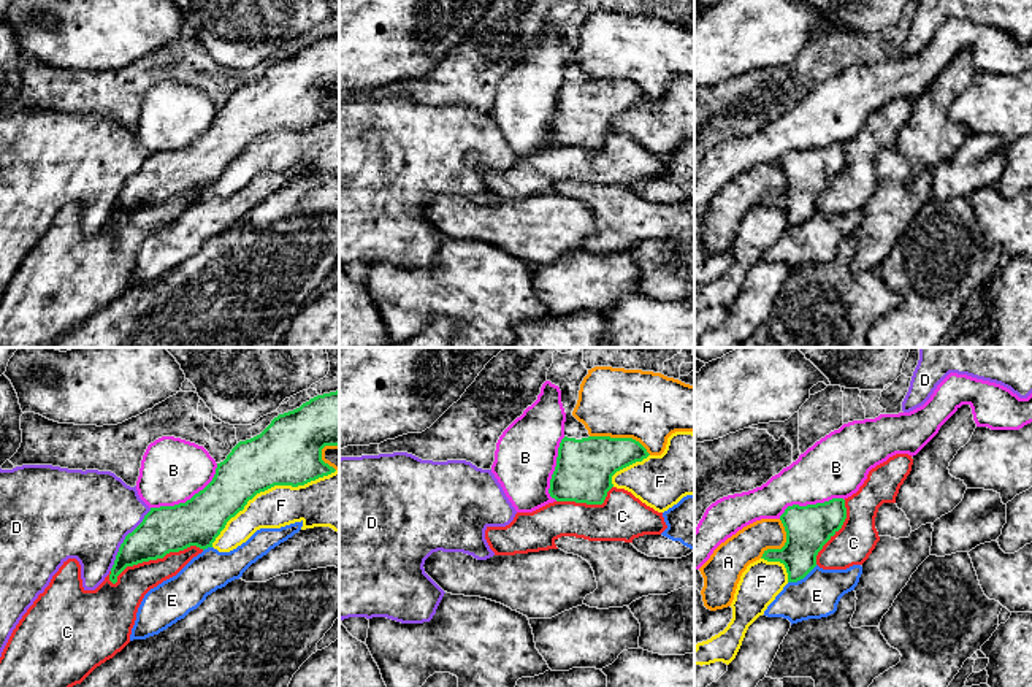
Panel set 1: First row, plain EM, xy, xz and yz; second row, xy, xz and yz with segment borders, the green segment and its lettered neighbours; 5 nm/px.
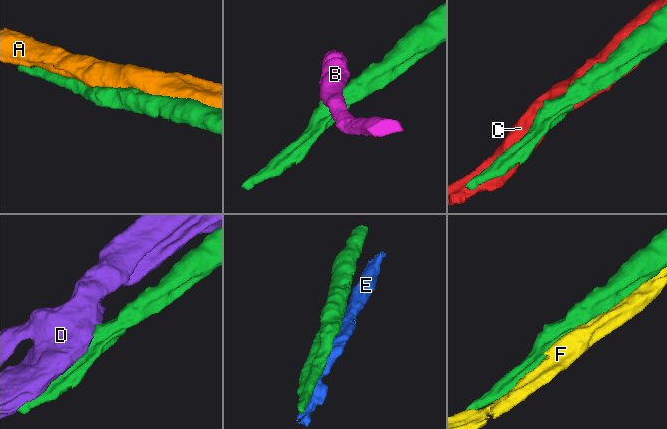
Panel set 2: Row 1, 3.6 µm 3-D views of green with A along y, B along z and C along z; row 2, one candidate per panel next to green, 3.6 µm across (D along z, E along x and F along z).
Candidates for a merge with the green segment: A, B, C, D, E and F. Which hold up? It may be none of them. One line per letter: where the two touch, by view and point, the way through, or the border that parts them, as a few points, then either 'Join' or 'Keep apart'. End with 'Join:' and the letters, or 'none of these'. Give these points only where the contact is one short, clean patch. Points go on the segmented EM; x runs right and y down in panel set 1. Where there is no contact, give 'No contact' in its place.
A: Touches green at xz (620, 438). Keep apart
B: Touches green at xy (191, 498). Keep apart
C: Touches green at xy (154, 559). Keep apart
D: Touches green at xy (124, 540). Keep apart
E: Touches green at yz (802, 578). Keep apart
F: Touches green at xy (268, 487). Keep apart
Join: none of these

